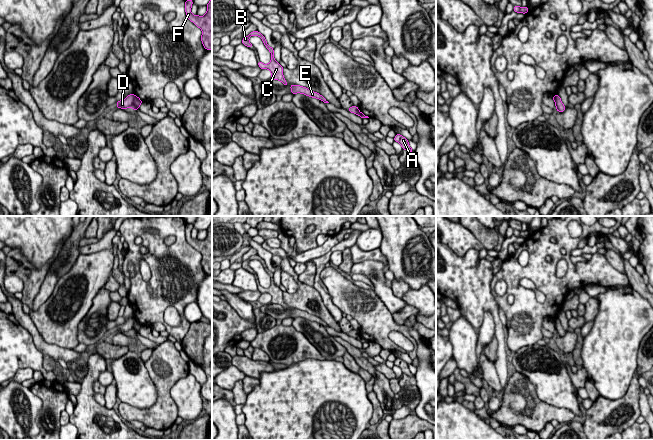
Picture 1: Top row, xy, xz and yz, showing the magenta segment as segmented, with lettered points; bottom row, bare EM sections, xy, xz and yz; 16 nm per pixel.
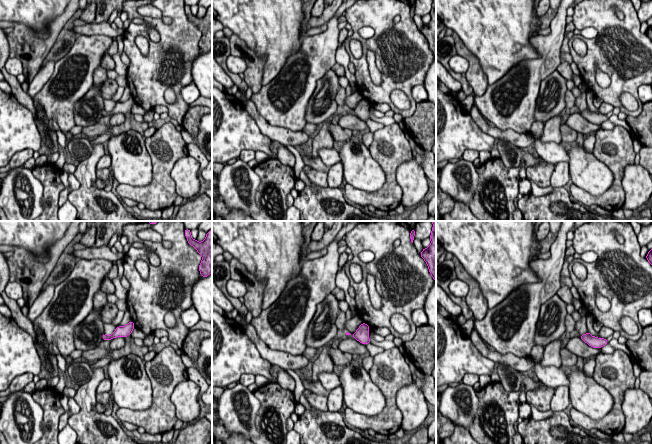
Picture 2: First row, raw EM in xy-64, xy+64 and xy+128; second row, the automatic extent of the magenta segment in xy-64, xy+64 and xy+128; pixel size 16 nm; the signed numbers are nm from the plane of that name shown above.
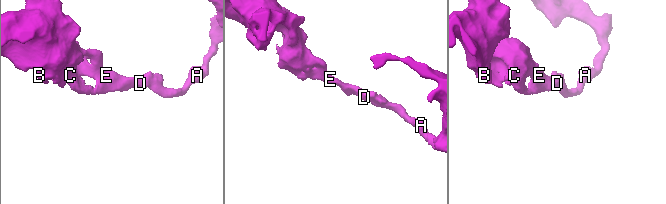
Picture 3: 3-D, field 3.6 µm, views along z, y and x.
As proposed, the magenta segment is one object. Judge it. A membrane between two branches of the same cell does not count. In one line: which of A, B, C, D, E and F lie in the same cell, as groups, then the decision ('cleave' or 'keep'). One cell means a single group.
A F / B C D E; cleave

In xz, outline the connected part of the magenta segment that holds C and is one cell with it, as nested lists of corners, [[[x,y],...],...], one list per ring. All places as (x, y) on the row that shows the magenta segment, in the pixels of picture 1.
[[[253,31],[248,36],[244,37],[242,39],[242,44],[244,44],[247,47],[253,47],[253,45],[249,42],[249,38],[251,36],[259,36],[262,39],[266,48],[271,53],[270,63],[269,64],[263,64],[261,61],[258,61],[258,66],[261,68],[261,70],[262,69],[268,69],[271,71],[271,80],[279,80],[285,86],[287,86],[288,83],[286,82],[286,80],[284,79],[284,76],[283,76],[283,67],[278,62],[276,62],[274,59],[274,54],[273,54],[274,49],[267,44],[265,37],[259,31]]]

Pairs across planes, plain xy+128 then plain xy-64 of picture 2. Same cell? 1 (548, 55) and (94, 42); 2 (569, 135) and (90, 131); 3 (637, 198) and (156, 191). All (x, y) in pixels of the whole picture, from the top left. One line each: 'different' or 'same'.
1: same
2: same
3: different

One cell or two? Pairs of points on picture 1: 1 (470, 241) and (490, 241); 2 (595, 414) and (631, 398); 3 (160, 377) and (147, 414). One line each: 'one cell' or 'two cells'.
1: two cells
2: one cell
3: one cell

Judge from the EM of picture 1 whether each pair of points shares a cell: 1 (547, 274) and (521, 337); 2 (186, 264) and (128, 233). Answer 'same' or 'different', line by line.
1: same
2: same

